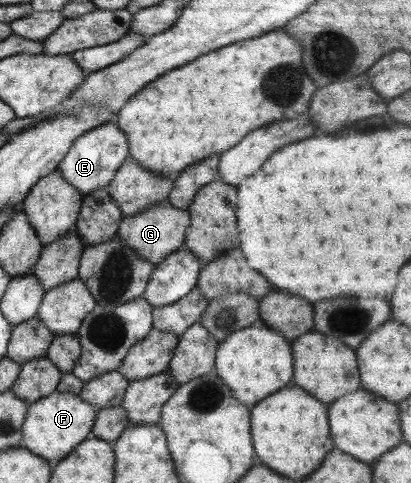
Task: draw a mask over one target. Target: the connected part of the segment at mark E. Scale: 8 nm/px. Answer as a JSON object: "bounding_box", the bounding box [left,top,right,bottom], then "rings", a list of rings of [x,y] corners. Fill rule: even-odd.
{"bounding_box":[56,120,128,195],"rings":[[[109,120],[77,136],[56,169],[69,186],[79,191],[81,195],[86,195],[95,189],[106,188],[117,168],[128,156],[128,151],[125,134],[115,126],[113,120]]]}

